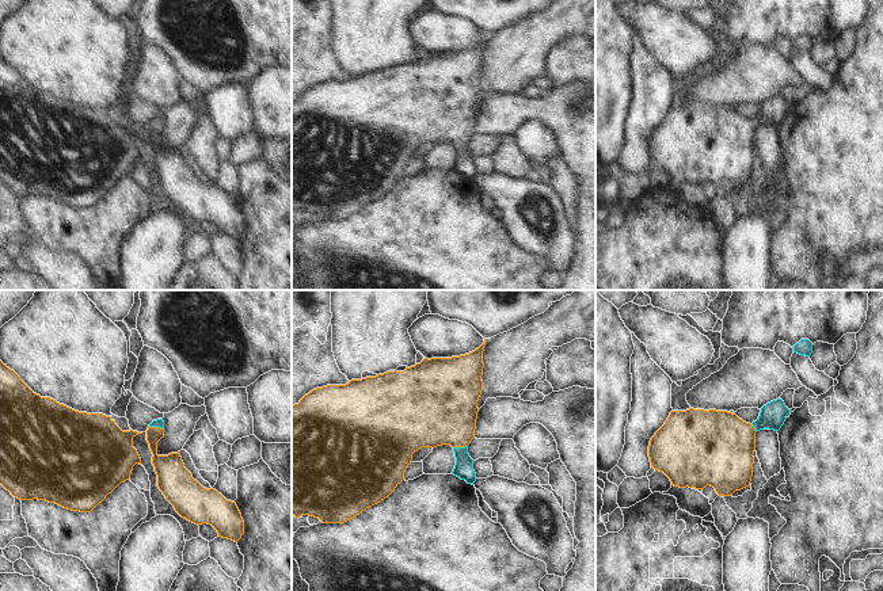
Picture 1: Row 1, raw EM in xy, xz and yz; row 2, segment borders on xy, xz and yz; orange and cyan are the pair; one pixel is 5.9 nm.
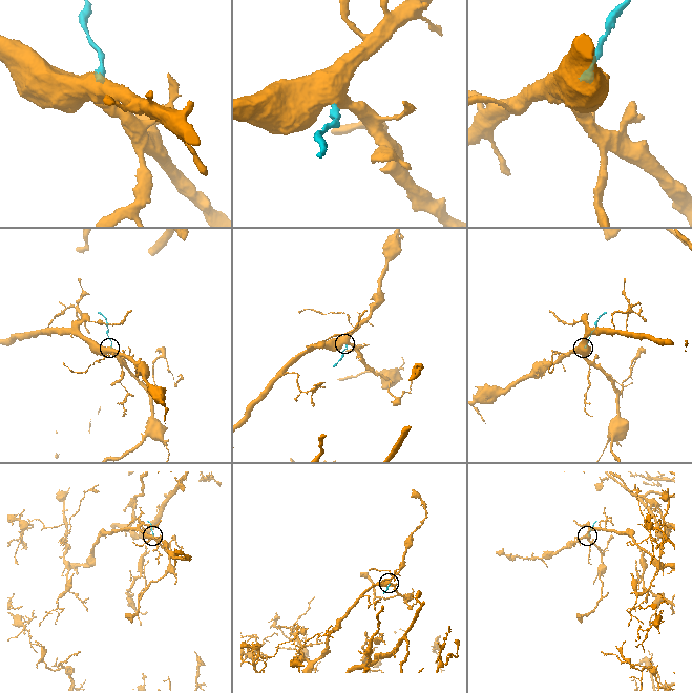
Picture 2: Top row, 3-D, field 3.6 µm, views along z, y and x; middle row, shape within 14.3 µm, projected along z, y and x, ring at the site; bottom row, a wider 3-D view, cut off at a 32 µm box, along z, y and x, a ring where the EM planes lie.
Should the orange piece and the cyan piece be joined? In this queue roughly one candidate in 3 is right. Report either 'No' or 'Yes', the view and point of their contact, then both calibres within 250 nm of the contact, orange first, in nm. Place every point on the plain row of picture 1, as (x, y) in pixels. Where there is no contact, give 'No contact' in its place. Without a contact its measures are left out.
Yes. Touches orange at xz (460, 143). Thickness 420 nm (orange) against 110 nm

